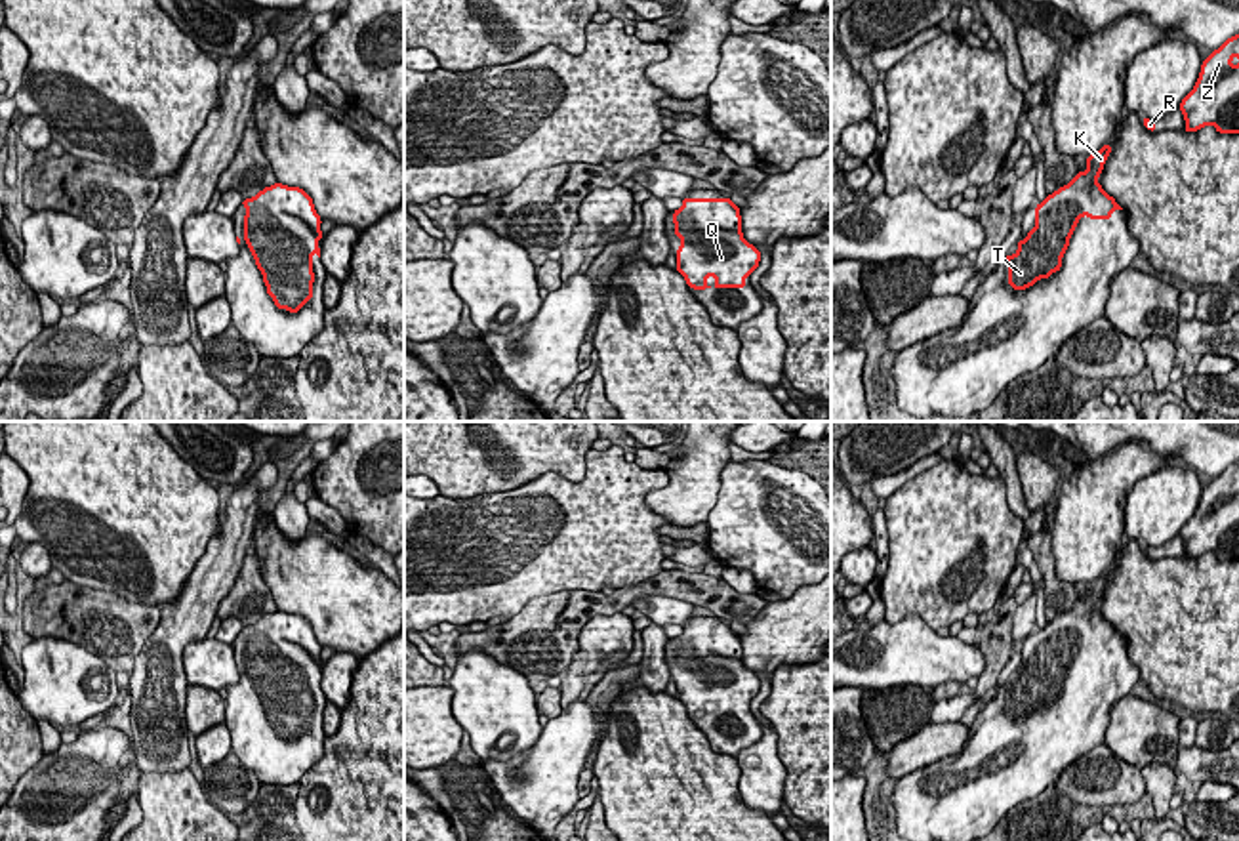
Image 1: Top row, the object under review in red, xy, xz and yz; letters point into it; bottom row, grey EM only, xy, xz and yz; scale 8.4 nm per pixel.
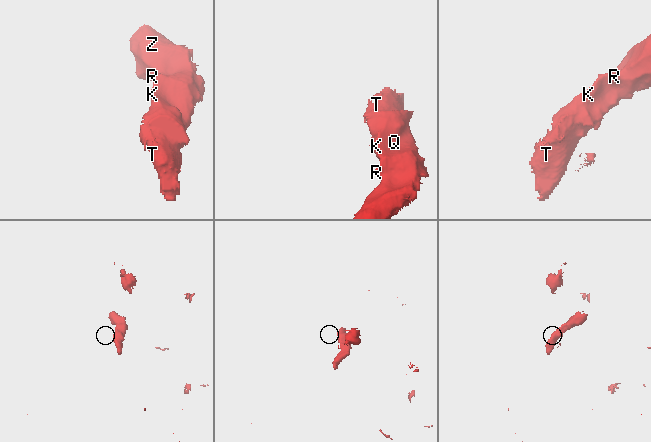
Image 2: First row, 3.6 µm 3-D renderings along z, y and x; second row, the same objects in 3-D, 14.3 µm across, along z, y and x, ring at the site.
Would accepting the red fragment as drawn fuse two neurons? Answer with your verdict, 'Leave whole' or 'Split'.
Leave whole

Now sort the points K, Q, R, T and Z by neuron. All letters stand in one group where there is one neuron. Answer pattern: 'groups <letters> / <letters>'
groups K Q R T Z

